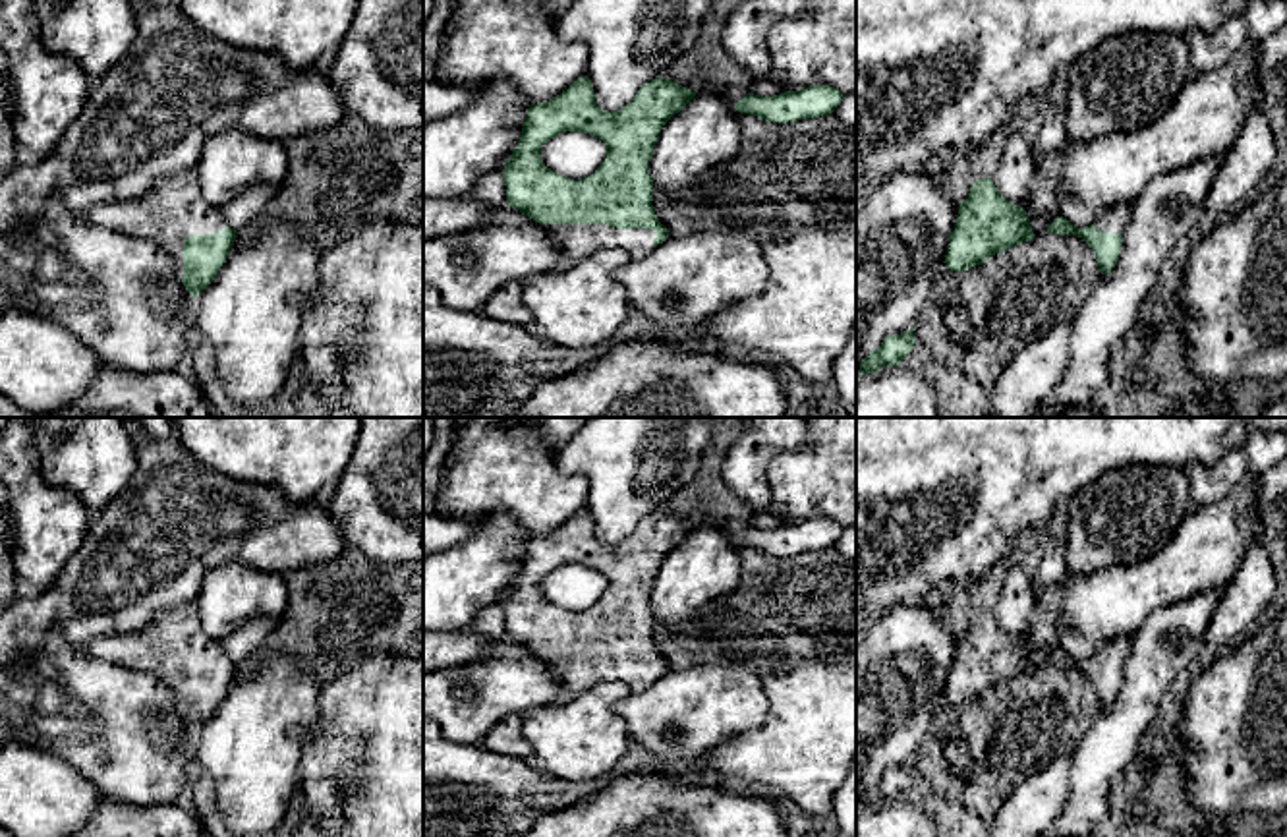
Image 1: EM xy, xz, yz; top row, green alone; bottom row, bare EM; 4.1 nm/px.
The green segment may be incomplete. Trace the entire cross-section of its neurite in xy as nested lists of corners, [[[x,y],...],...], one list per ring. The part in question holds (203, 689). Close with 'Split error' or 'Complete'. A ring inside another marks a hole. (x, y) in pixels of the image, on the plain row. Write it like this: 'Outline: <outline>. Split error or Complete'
Outline: [[[195,603],[160,611],[139,632],[93,640],[87,651],[164,682],[191,731],[216,711],[236,671],[220,642],[203,630]]]. Split error

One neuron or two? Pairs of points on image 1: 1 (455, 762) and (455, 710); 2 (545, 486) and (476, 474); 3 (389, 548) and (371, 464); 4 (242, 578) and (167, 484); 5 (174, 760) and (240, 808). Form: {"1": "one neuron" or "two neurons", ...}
{"1": "two neurons", "2": "one neuron", "3": "one neuron", "4": "two neurons", "5": "two neurons"}

